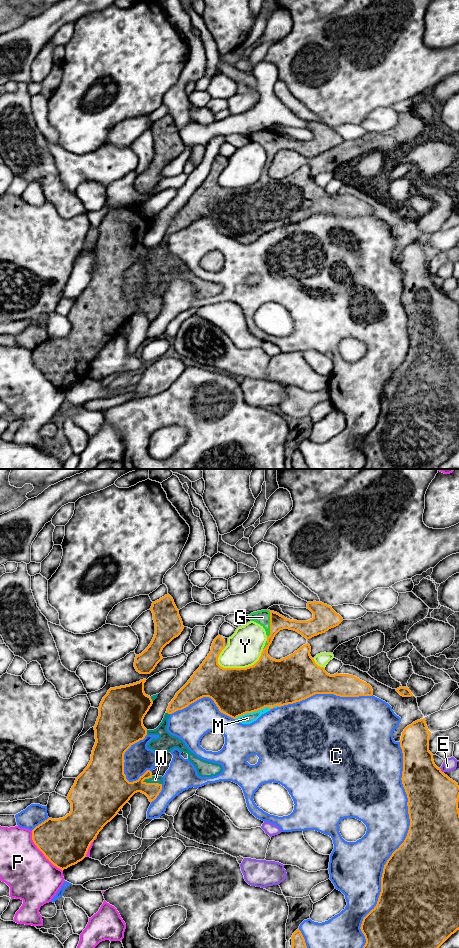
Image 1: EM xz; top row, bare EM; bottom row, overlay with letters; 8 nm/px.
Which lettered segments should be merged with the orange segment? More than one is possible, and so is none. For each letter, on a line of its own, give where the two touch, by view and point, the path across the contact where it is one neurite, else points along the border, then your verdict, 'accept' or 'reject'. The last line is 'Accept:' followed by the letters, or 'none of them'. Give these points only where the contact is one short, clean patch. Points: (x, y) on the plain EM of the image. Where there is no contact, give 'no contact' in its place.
C: xz (400, 365) | reject
E: xz (440, 290) | reject
G: xz (270, 143) | accept
M: xz (252, 231) | accept
P: xz (41, 371) | reject
W: xz (152, 303) | accept
Y: xz (242, 188) | reject
Accept: G, M, W

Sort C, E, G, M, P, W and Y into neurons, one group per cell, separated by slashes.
C / E / G M W / P / Y

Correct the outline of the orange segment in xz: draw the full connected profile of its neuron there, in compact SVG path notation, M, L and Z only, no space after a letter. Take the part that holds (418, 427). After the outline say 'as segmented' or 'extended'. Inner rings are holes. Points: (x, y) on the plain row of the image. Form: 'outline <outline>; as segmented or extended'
outline M425 238L413 242L402 252L400 267L403 273L402 304L407 314L410 346L404 362L387 380L381 397L381 412L376 426L363 438L361 451L366 463L362 469L438 469L452 454L459 450L459 306L438 288L429 271L429 257Z; as segmented

